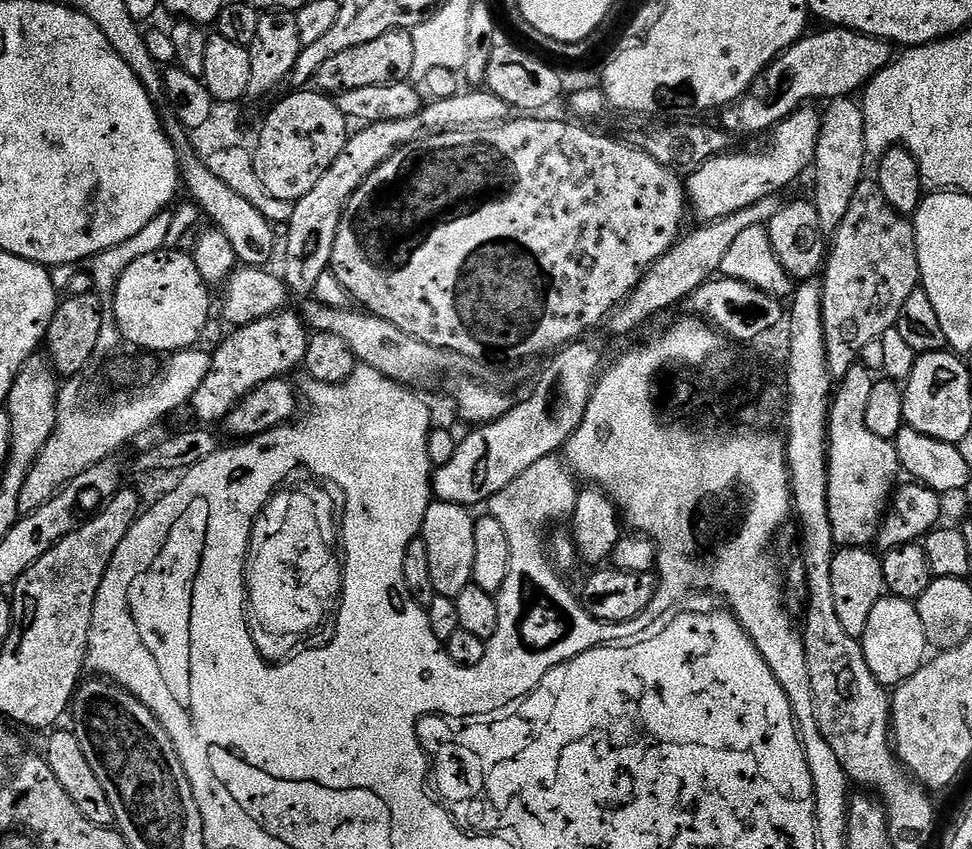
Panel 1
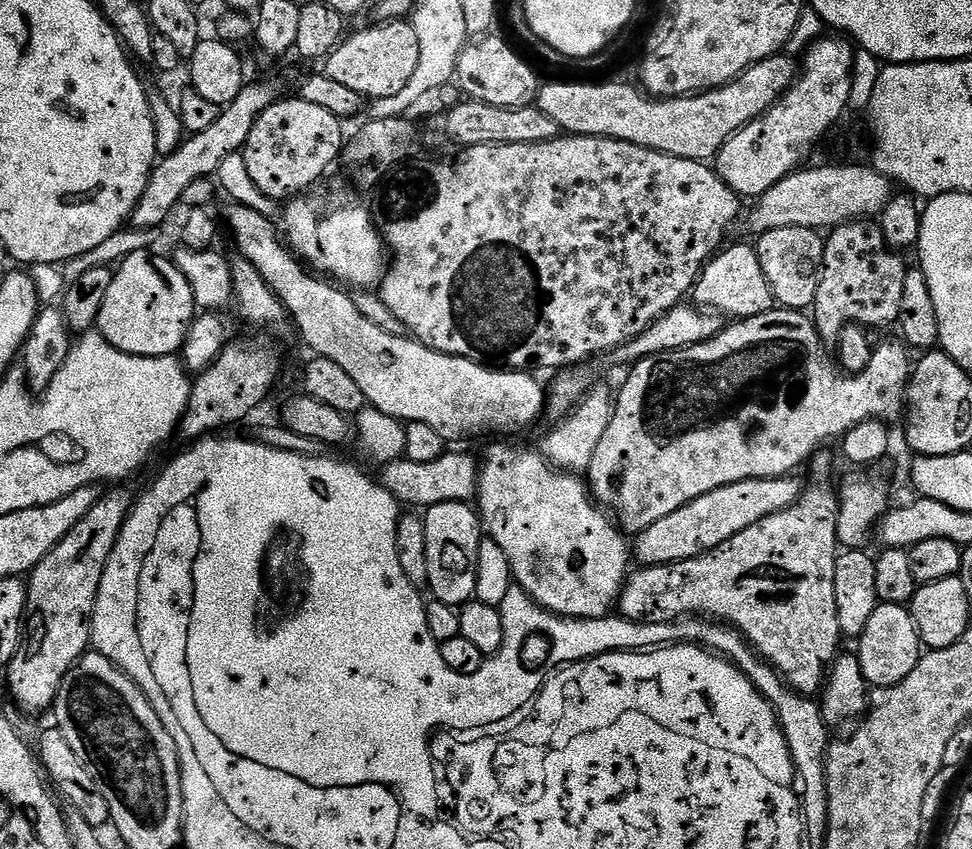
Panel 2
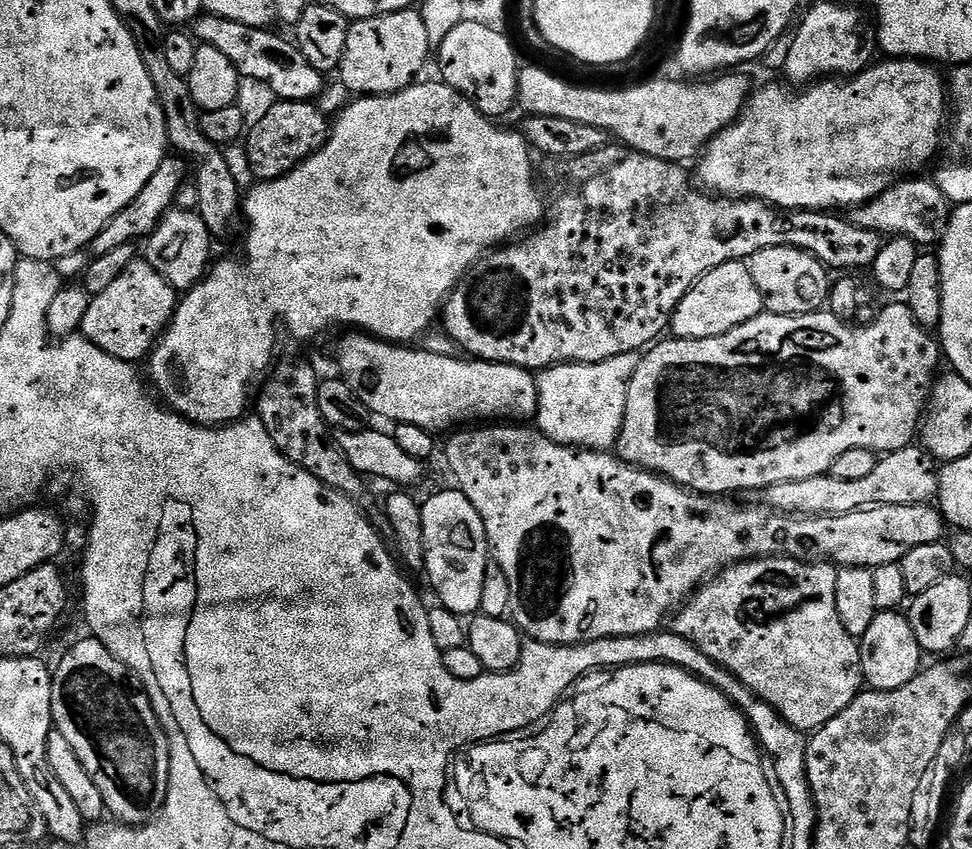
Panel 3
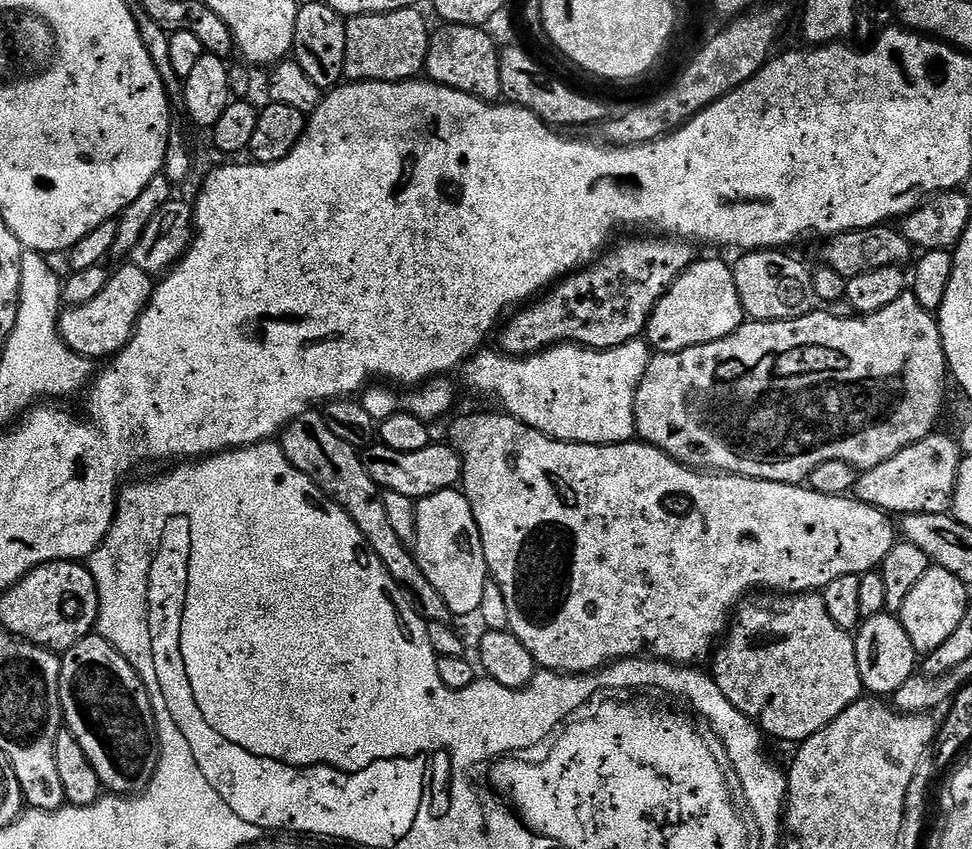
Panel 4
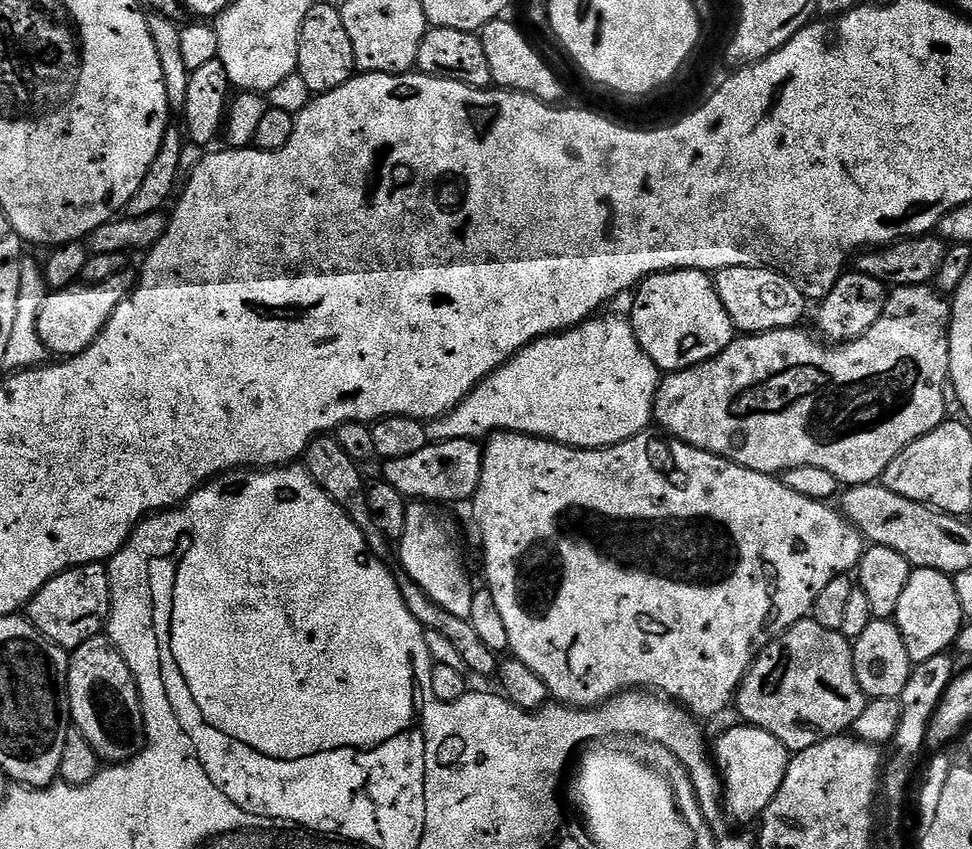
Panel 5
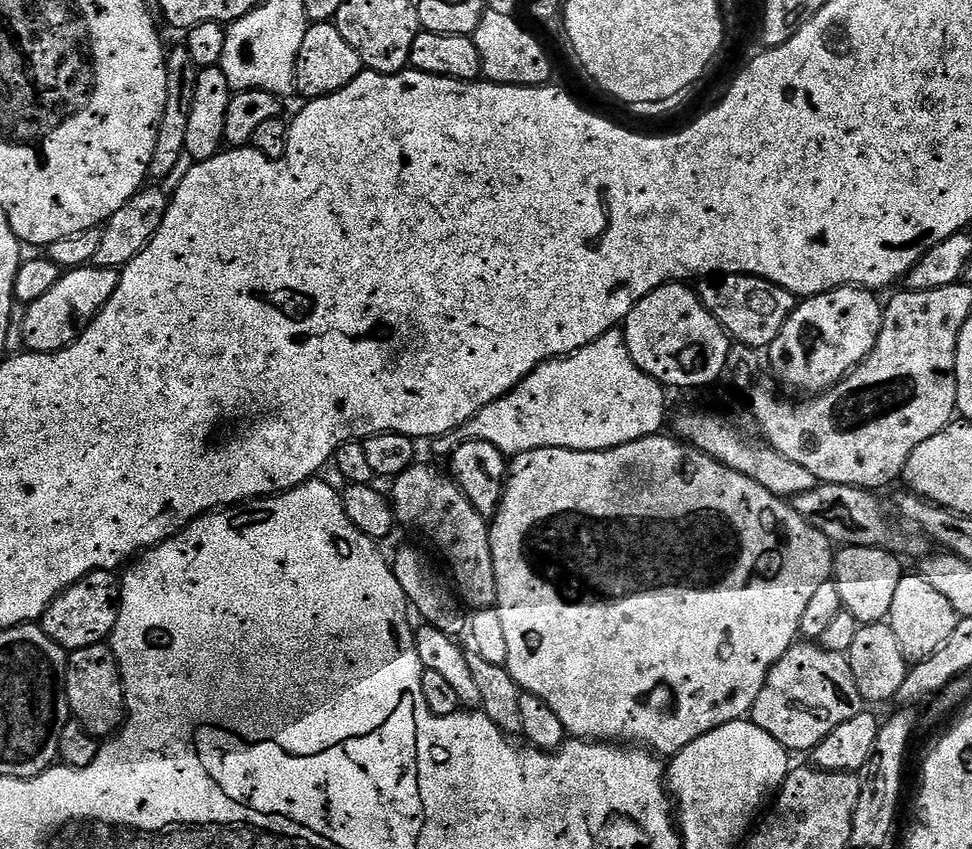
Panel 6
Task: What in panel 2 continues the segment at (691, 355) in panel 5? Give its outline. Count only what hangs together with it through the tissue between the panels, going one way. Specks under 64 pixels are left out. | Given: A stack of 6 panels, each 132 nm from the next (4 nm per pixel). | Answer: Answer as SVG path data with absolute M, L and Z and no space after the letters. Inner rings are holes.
M751 243L730 244L715 253L704 265L699 278L696 279L696 286L690 293L691 299L705 310L733 312L733 317L736 318L771 312L777 307L777 303L770 290L770 282L766 282L766 274L762 274L762 262L758 262L755 247Z

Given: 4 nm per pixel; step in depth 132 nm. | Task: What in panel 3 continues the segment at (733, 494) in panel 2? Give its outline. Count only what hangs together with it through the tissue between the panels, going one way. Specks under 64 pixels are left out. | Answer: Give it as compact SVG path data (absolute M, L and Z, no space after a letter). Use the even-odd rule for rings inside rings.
M909 446L897 452L881 455L871 474L867 478L858 478L855 482L845 482L842 478L834 478L831 474L825 474L814 478L802 478L794 482L772 484L766 489L766 496L768 496L766 504L772 511L785 516L841 516L842 514L857 512L863 508L873 508L876 504L906 506L907 504L929 503L937 495L939 482L938 464L931 453L923 446Z

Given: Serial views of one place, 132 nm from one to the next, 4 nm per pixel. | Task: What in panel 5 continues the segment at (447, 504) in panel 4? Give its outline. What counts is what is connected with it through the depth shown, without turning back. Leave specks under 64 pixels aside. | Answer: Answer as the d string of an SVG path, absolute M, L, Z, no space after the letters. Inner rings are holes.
M412 502L406 510L406 530L398 541L398 556L403 575L409 576L418 587L430 597L442 610L456 617L468 620L474 583L468 577L468 568L464 565L464 552L460 549L460 540L456 537L456 528L431 503Z

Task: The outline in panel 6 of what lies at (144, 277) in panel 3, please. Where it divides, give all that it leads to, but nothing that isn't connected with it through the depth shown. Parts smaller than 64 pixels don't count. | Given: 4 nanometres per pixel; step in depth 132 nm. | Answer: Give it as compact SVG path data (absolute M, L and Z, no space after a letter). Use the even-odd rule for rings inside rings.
M69 268L38 302L24 308L24 348L29 352L57 352L76 341L118 290L120 272L114 268Z

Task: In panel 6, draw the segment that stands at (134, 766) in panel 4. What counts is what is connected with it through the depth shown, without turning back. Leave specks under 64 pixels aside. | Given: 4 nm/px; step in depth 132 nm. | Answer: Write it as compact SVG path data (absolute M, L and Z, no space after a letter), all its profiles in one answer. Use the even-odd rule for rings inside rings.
M107 643L86 646L71 653L68 658L66 674L66 698L68 711L91 736L108 738L123 725L124 679L120 676L120 667L116 655Z

